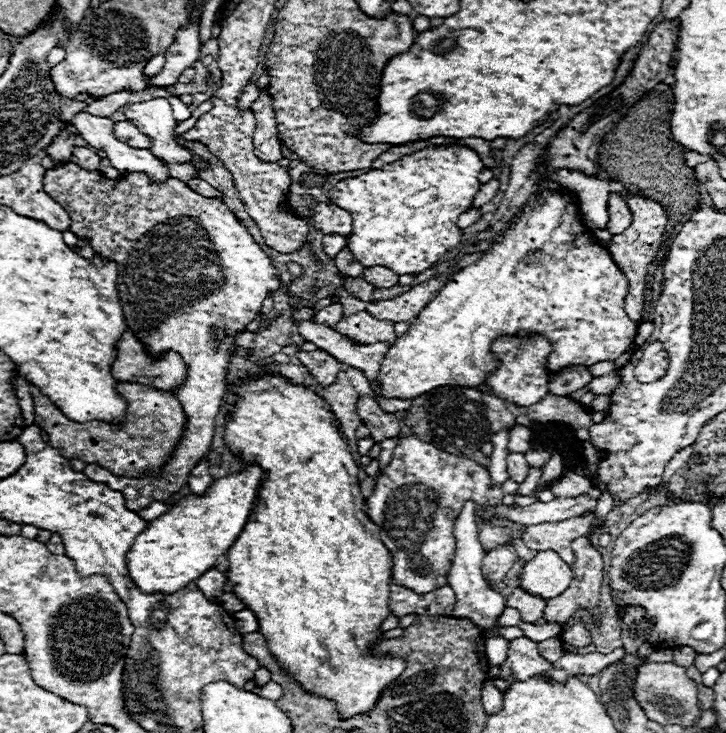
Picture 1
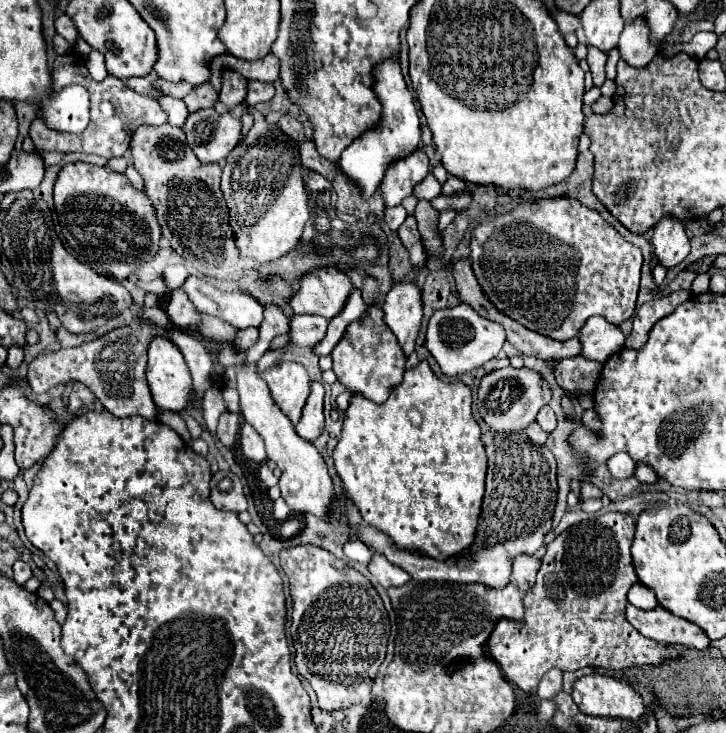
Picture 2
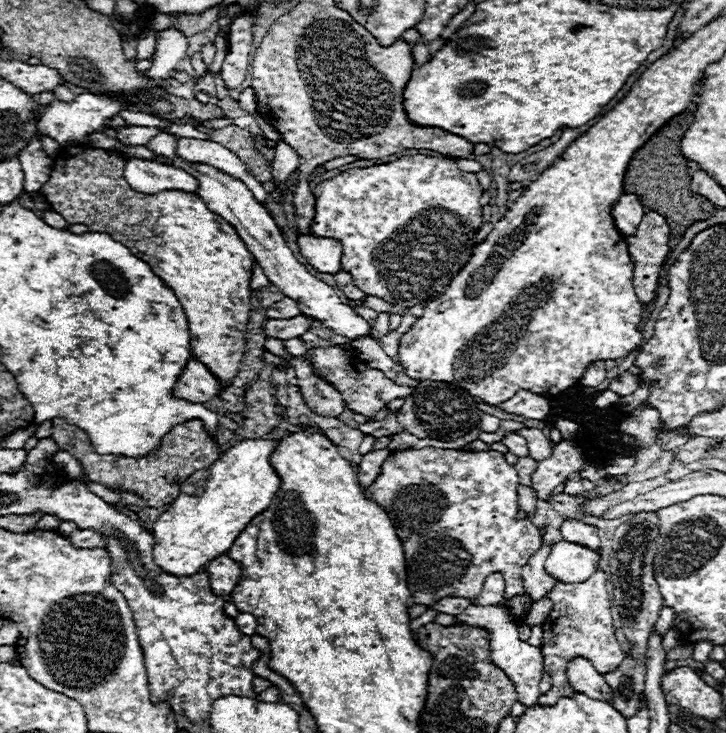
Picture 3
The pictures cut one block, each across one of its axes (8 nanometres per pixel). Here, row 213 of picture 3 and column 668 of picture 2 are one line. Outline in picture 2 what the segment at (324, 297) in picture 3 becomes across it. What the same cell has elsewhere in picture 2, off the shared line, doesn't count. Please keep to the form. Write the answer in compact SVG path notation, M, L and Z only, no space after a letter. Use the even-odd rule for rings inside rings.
M662 216L652 230L652 244L658 262L666 268L680 264L690 254L690 240L684 232L684 224L670 216Z

